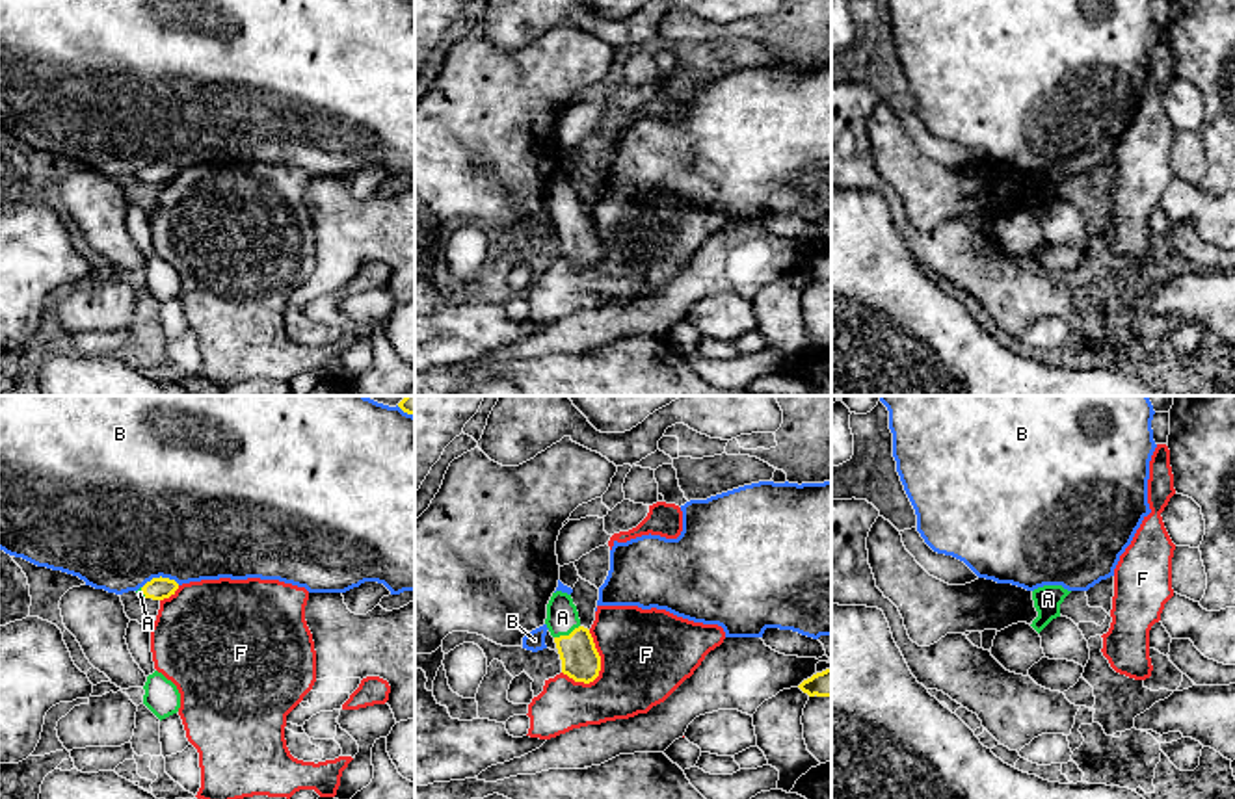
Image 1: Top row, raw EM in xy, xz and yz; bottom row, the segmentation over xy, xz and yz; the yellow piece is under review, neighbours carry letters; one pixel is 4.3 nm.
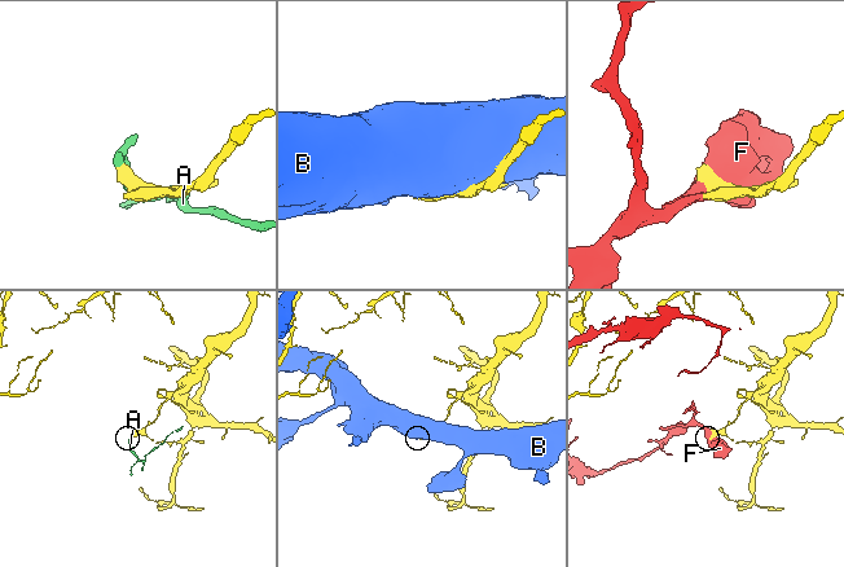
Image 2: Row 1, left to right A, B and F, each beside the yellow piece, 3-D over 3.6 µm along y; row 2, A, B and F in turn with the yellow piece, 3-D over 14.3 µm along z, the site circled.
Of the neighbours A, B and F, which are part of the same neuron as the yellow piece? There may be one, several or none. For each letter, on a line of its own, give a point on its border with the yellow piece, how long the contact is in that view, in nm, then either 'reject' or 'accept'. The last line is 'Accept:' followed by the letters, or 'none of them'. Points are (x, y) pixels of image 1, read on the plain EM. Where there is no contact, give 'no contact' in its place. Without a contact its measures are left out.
A: meets yellow in xz at (566, 220); contact 130 nm long; accept
B: meets yellow in xy at (160, 160); contact 170 nm long; reject
F: meets yellow in xz at (599, 244); contact 240 nm long; reject
Accept: A

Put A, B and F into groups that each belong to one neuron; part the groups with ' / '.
A / B / F

